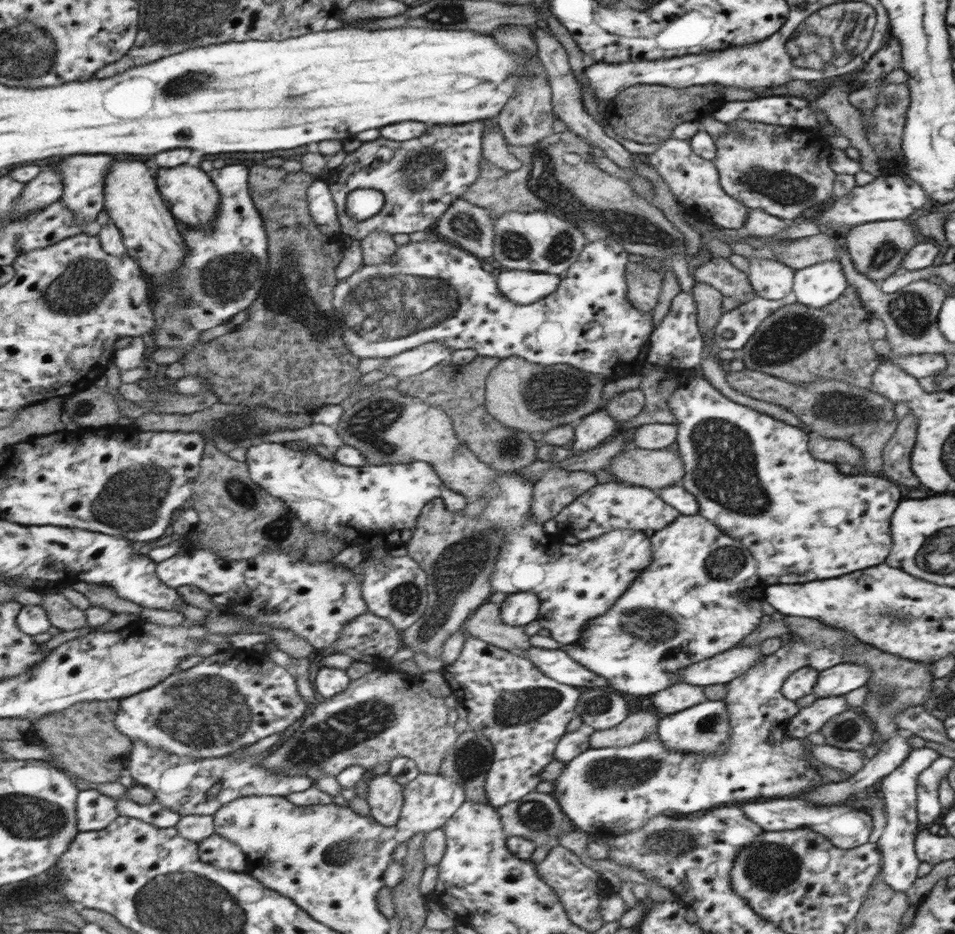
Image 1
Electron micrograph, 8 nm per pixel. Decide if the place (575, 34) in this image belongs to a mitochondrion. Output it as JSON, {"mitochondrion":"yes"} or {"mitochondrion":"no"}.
{"mitochondrion":"no"}

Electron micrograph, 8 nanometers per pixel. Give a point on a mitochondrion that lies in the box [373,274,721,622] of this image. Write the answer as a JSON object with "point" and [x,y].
{"point":[551,395]}

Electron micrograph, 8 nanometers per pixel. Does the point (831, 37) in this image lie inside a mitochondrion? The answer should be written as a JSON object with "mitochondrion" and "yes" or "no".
{"mitochondrion":"yes"}

